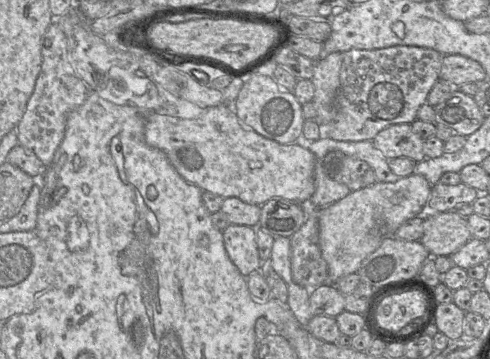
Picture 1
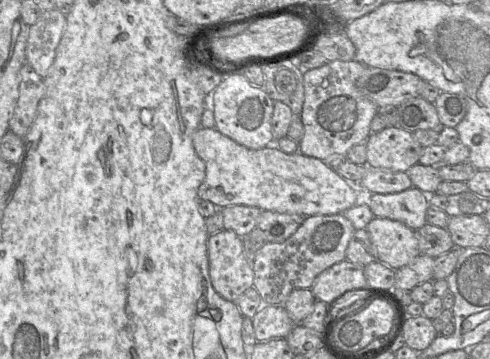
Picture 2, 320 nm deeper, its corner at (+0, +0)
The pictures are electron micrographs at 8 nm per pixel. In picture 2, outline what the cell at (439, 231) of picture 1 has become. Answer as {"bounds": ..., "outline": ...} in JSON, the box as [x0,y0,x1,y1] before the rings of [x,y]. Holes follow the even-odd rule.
{"bounds":[366,217,420,270],"outline":[[[374,217],[366,227],[377,261],[398,270],[420,255],[415,231],[405,224]]]}

